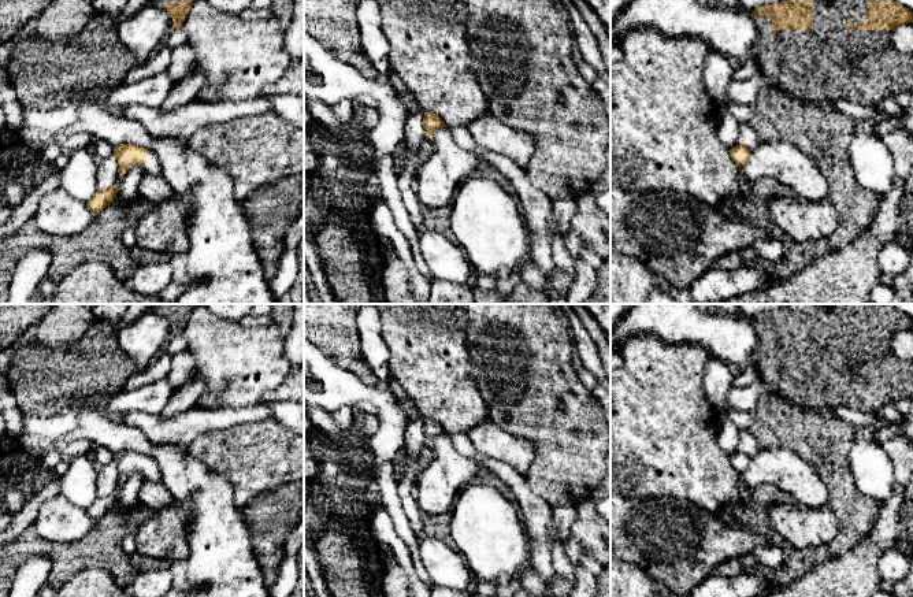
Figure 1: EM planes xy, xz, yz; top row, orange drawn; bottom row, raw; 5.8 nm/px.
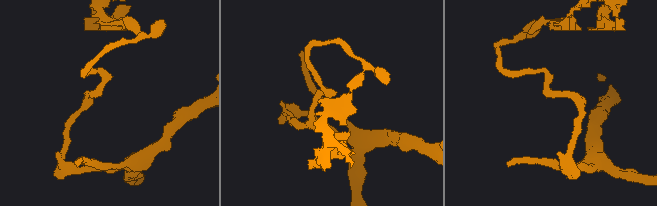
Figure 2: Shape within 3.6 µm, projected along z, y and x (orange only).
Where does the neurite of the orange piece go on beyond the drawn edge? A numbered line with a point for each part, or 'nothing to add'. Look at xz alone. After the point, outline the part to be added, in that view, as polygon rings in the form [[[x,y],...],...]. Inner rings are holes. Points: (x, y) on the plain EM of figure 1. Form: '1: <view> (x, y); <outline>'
nothing to add

